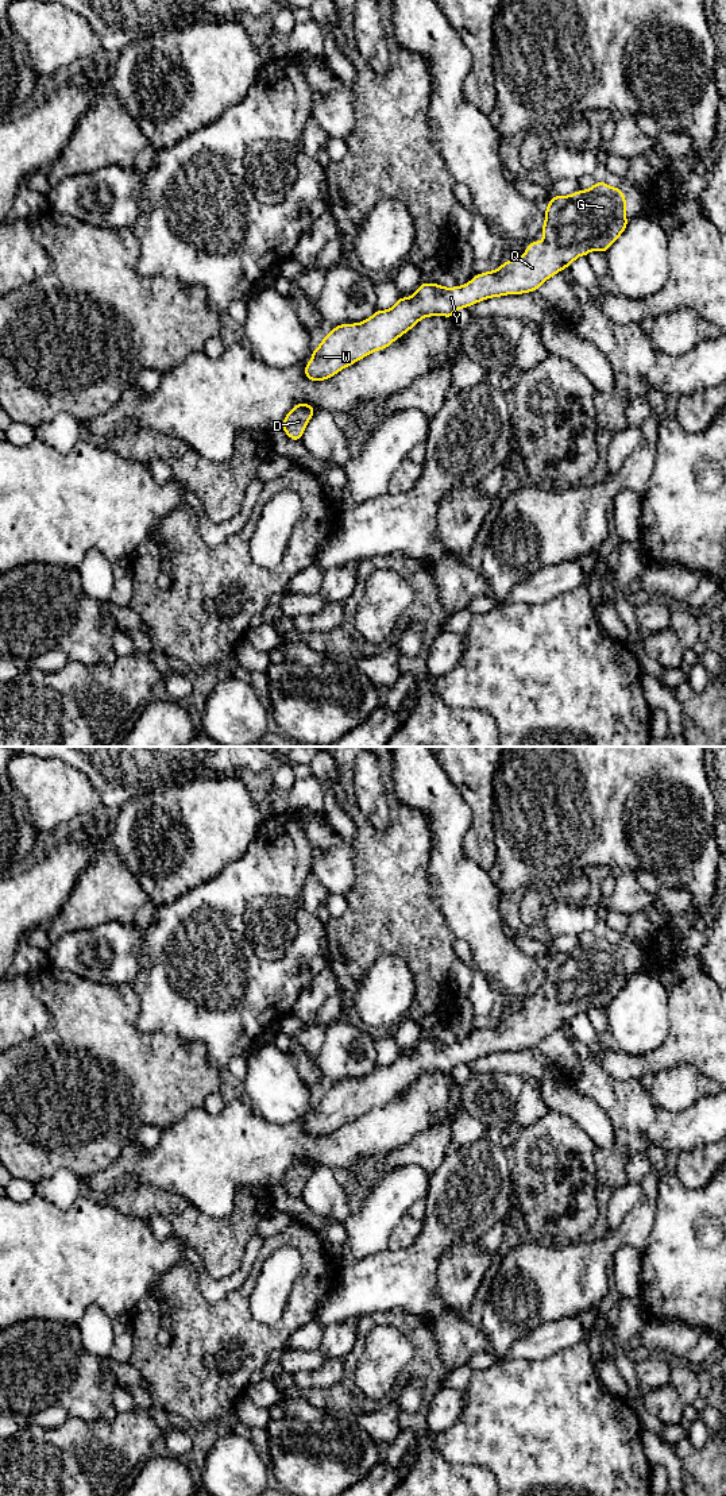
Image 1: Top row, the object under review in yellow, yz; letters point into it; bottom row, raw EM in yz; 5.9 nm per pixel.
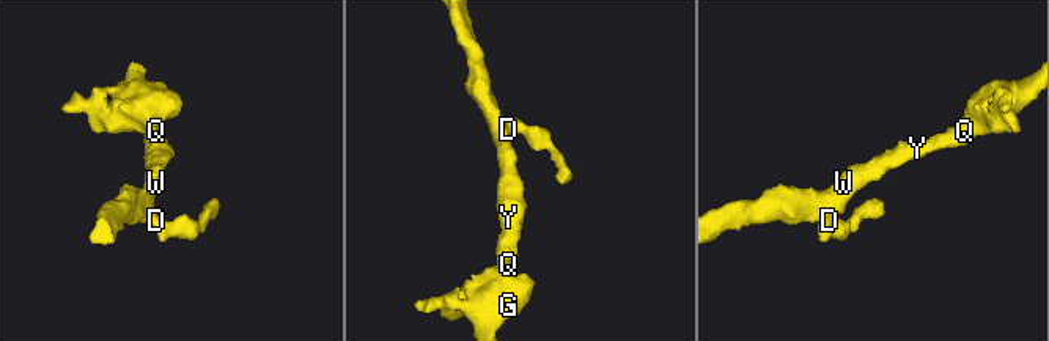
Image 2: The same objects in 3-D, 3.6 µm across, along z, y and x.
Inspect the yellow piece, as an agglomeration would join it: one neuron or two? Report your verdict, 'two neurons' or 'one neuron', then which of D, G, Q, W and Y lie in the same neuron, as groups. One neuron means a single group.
one neuron | D G Q W Y

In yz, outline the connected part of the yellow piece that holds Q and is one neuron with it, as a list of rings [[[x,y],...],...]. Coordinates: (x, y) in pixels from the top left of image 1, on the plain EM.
[[[595,938],[591,945],[579,946],[571,952],[551,953],[541,986],[545,995],[532,998],[521,1014],[503,1018],[498,1026],[474,1032],[468,1040],[462,1042],[444,1044],[437,1040],[421,1040],[412,1053],[398,1054],[395,1061],[387,1067],[376,1067],[362,1079],[333,1083],[333,1087],[323,1094],[321,1100],[312,1108],[312,1117],[305,1122],[305,1131],[314,1138],[328,1136],[366,1111],[385,1106],[422,1073],[435,1071],[452,1073],[457,1065],[468,1064],[490,1053],[534,1048],[544,1037],[564,1023],[569,1023],[578,1013],[586,1013],[592,1006],[606,1009],[626,982],[623,949],[619,944],[611,944],[606,938]]]

